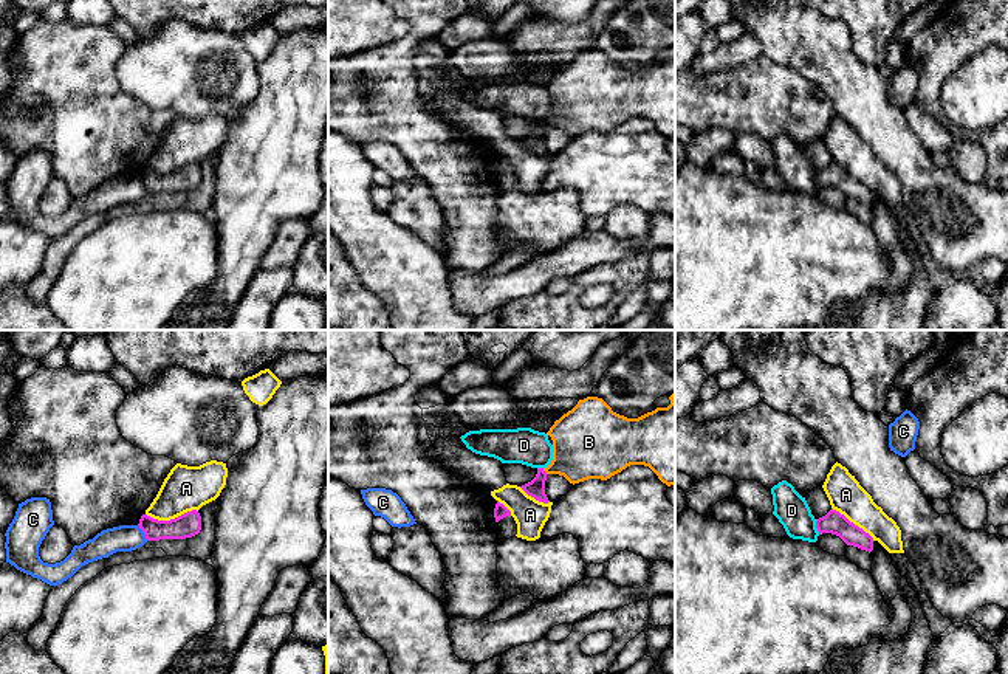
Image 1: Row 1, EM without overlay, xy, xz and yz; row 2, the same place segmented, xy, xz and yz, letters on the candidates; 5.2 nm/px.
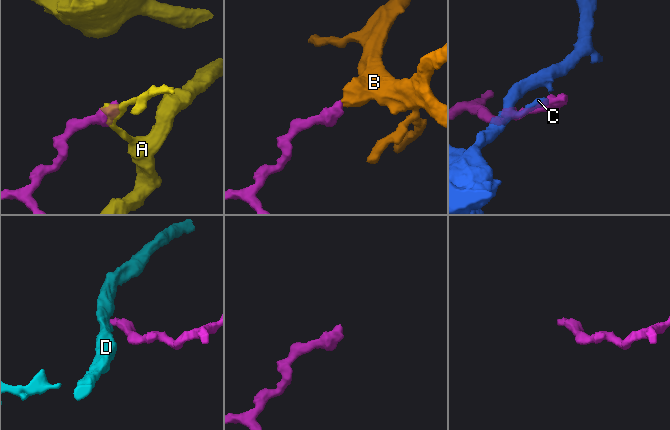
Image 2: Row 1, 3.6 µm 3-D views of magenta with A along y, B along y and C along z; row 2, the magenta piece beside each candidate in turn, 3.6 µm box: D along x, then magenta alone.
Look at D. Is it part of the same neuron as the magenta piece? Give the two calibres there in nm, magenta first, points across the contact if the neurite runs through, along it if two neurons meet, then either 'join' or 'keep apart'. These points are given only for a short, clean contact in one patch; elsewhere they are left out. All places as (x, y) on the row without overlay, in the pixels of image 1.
120 nm thick on the magenta side, 170 nm on the other; border along yz (815, 172), (815, 180), (819, 186); keep apart

